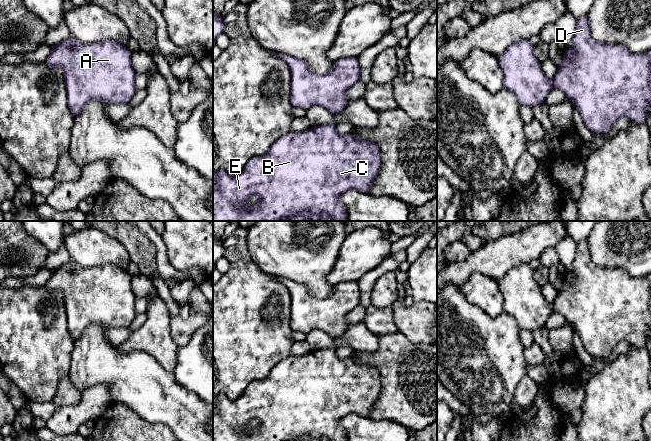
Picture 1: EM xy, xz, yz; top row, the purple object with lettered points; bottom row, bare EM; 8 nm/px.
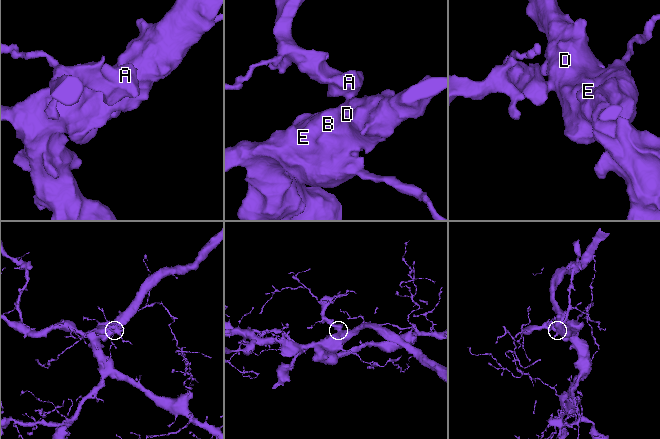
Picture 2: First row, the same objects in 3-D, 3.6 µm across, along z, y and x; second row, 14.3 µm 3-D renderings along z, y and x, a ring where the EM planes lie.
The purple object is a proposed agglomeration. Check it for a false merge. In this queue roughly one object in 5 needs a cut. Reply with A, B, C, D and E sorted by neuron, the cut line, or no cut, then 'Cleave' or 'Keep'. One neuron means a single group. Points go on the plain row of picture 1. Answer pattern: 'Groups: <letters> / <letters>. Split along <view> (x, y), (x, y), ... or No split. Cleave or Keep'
Groups: A B C D E. No split. Keep

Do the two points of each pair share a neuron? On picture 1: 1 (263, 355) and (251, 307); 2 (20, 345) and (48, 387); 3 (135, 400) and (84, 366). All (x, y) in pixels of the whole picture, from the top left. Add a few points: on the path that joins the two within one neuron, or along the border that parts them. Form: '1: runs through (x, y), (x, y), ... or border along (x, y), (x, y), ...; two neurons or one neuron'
1: runs through (251, 343), (251, 319); one neuron
2: runs through (30, 355), (36, 361), (38, 377); one neuron
3: runs through (122, 387), (101, 366), (97, 366); one neuron

